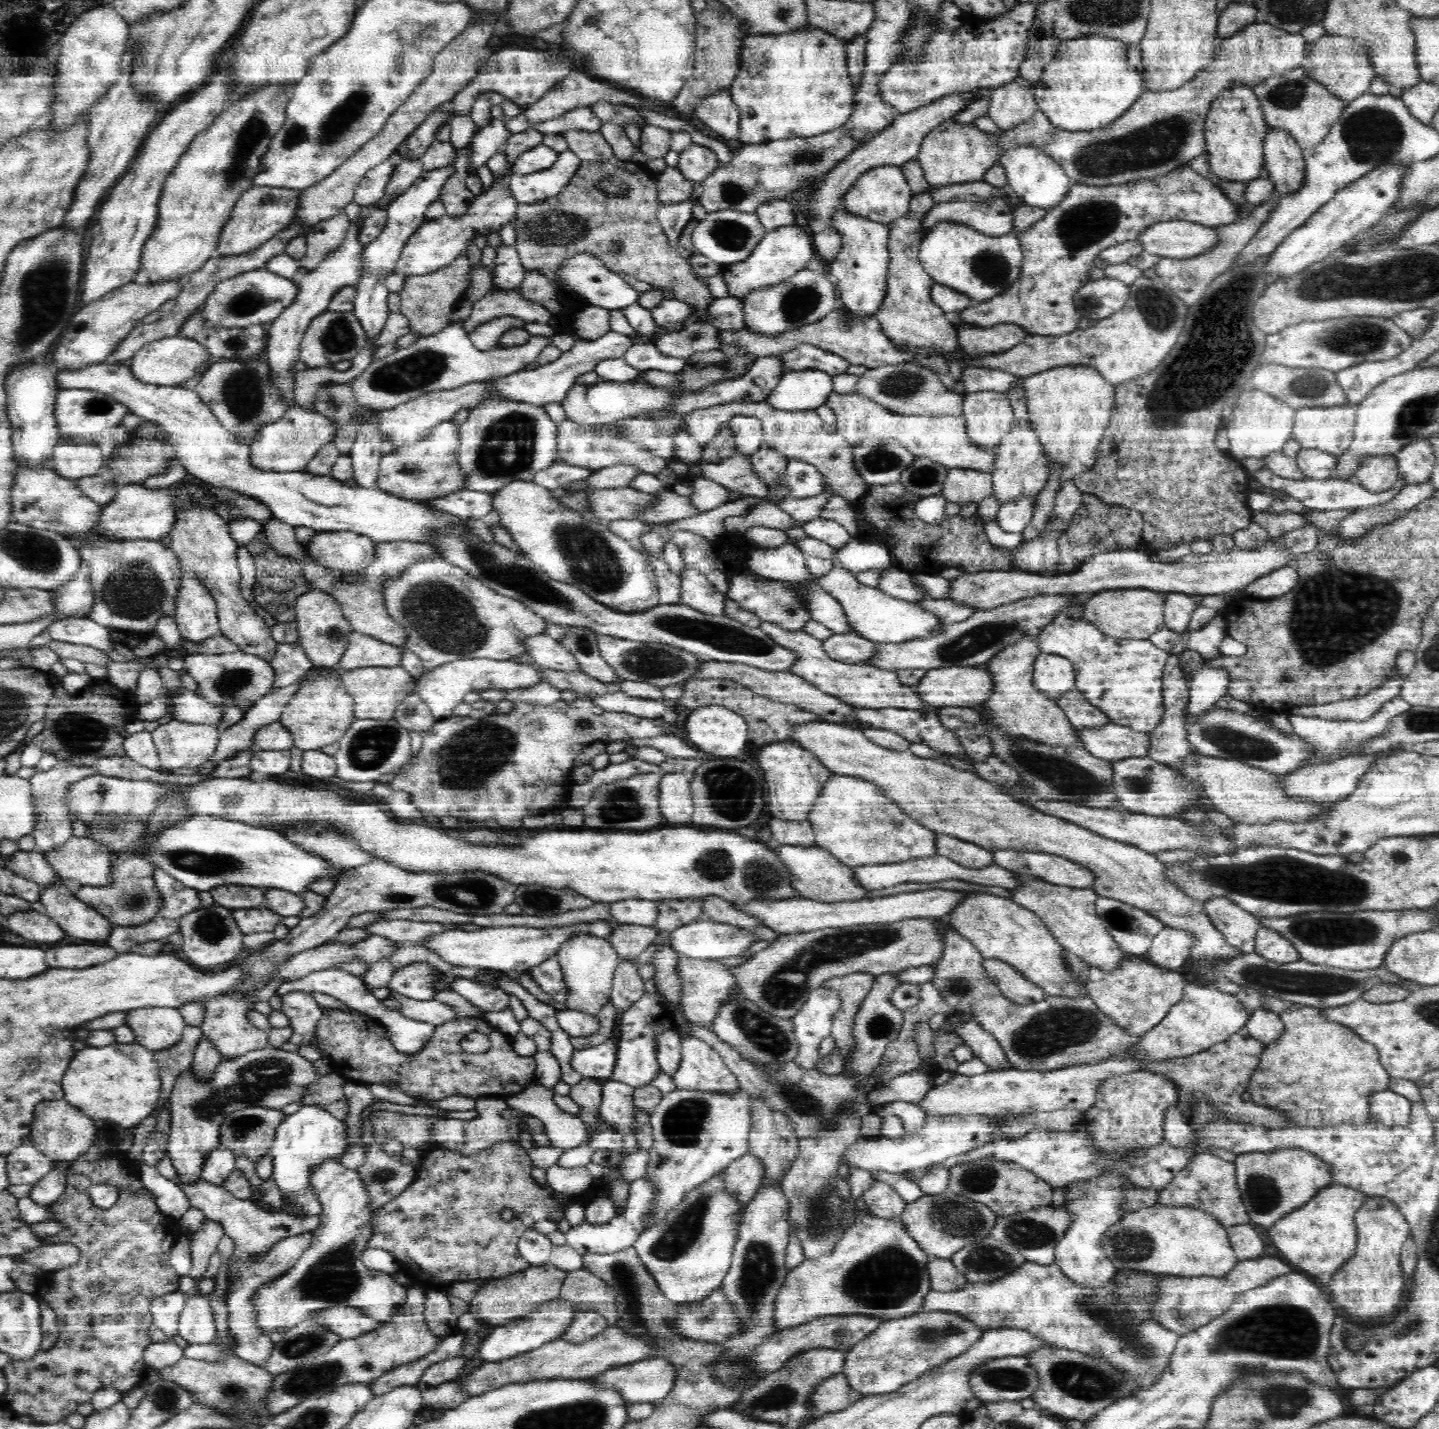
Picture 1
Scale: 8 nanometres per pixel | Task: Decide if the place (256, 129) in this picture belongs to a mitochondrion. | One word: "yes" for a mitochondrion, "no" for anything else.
yes

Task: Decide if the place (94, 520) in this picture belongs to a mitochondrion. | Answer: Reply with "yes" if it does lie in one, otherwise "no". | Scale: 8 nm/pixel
no

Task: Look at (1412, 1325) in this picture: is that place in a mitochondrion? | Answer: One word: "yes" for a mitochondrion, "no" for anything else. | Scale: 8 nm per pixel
no

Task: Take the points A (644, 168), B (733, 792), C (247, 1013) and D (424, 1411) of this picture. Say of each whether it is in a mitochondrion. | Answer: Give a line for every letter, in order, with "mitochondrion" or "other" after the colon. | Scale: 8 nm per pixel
A: other
B: mitochondrion
C: other
D: other

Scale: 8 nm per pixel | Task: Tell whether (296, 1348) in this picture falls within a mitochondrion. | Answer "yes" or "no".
yes

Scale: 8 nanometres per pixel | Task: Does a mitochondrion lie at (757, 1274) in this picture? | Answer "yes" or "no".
yes

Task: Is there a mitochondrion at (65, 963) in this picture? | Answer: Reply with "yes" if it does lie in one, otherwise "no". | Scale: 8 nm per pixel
no

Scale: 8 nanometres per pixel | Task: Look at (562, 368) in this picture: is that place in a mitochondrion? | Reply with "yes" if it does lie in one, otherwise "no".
no

